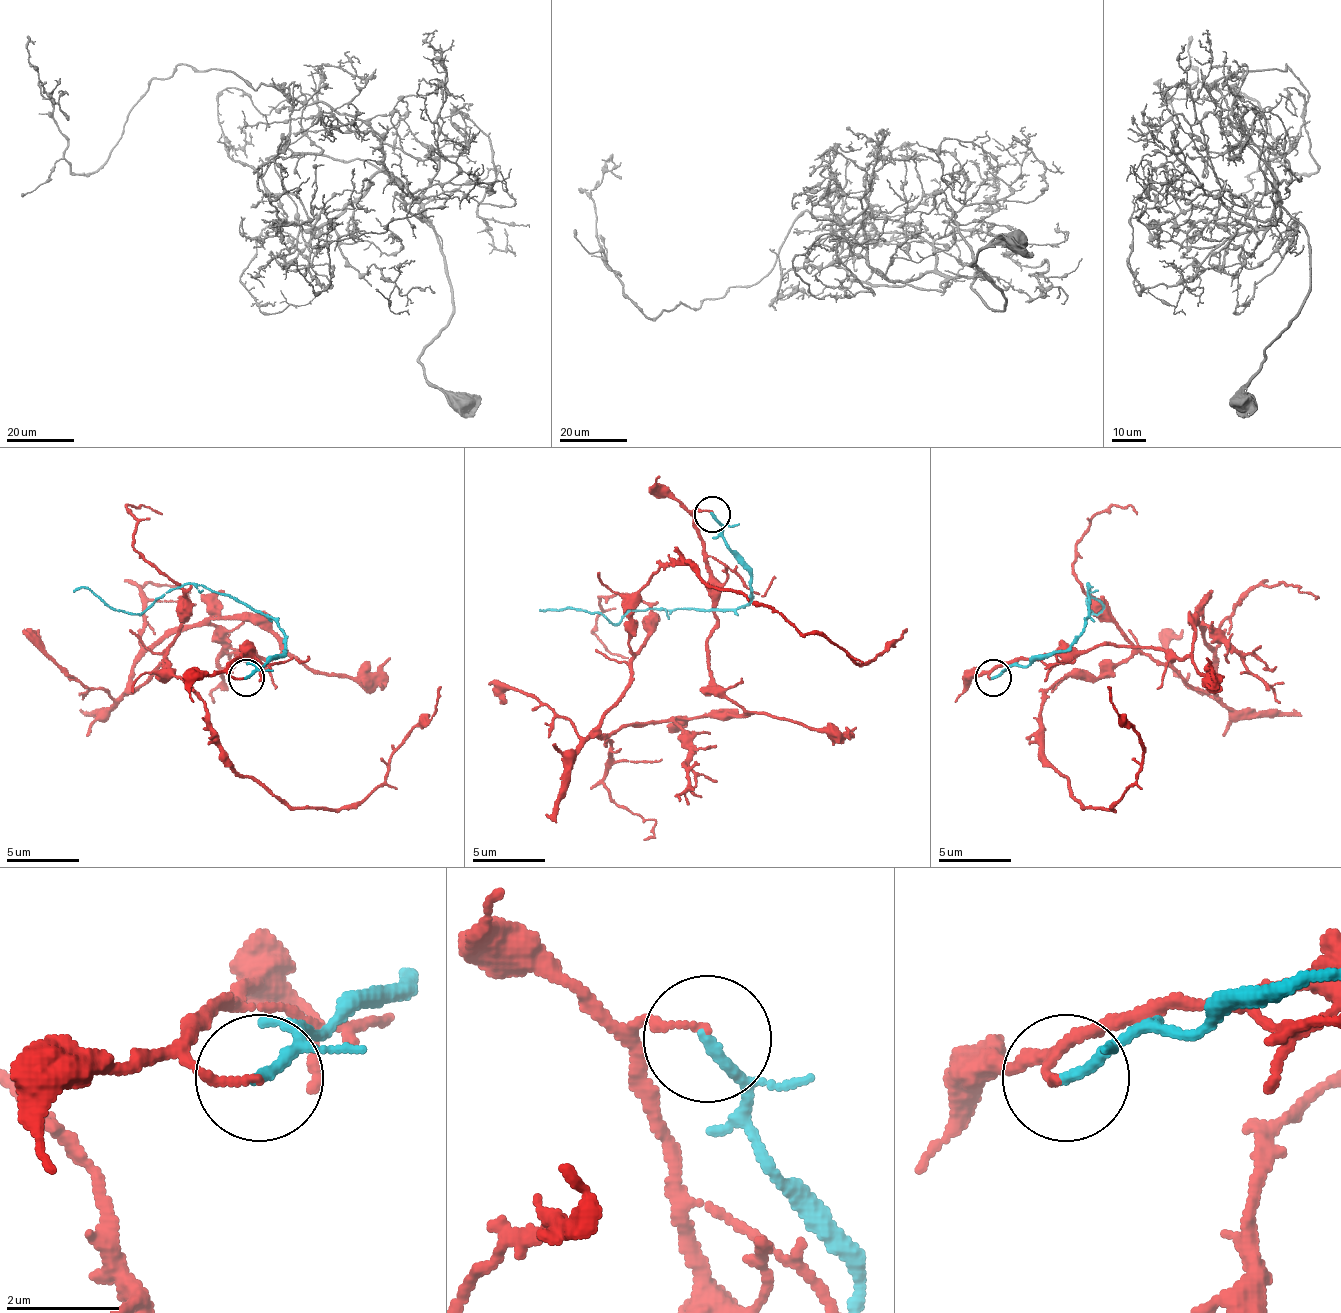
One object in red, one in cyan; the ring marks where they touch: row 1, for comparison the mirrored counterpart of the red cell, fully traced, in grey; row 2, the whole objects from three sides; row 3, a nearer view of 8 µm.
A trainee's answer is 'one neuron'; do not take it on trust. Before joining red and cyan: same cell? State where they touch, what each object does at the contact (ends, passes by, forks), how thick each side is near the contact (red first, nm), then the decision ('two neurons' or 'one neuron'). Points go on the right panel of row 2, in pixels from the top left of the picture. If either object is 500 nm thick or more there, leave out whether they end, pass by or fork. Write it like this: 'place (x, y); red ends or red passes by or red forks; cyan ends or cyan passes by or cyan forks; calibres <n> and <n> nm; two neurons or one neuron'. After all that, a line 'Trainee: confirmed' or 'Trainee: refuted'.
place (993, 678); red ends; cyan ends; calibres 110 and 200 nm; two neurons
Trainee: refuted

